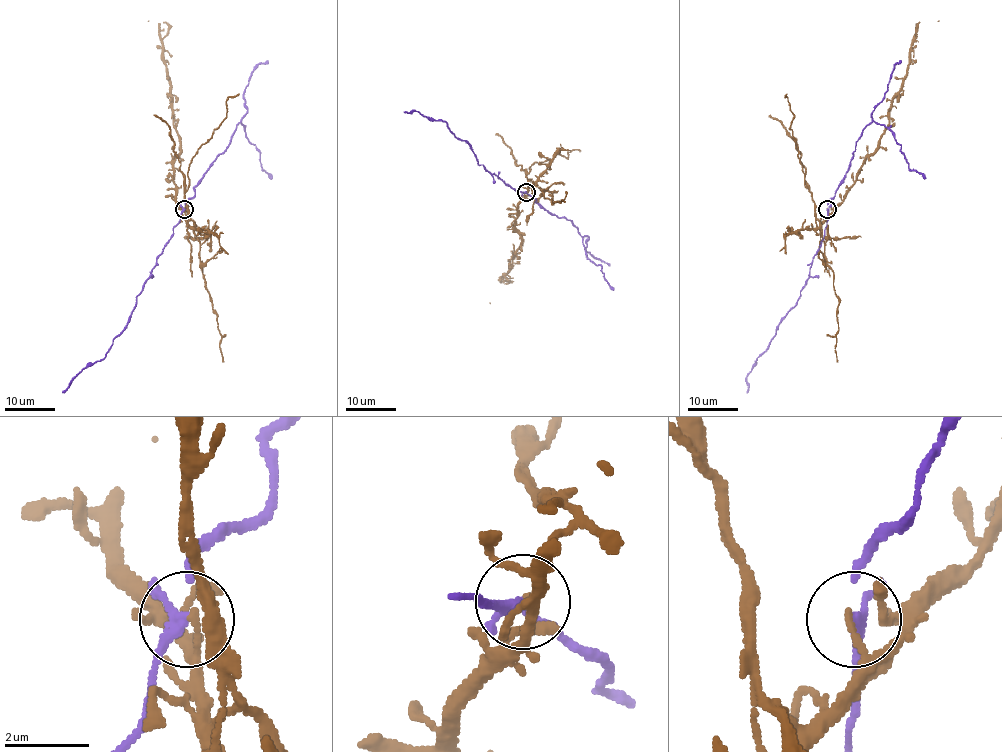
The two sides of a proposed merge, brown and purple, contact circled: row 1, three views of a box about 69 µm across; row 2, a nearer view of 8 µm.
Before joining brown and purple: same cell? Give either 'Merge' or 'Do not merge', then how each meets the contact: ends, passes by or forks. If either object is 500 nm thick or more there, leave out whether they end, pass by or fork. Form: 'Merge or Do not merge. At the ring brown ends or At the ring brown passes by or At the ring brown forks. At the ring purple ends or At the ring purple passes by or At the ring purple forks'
Do not merge. At the ring brown ends. At the ring purple forks

